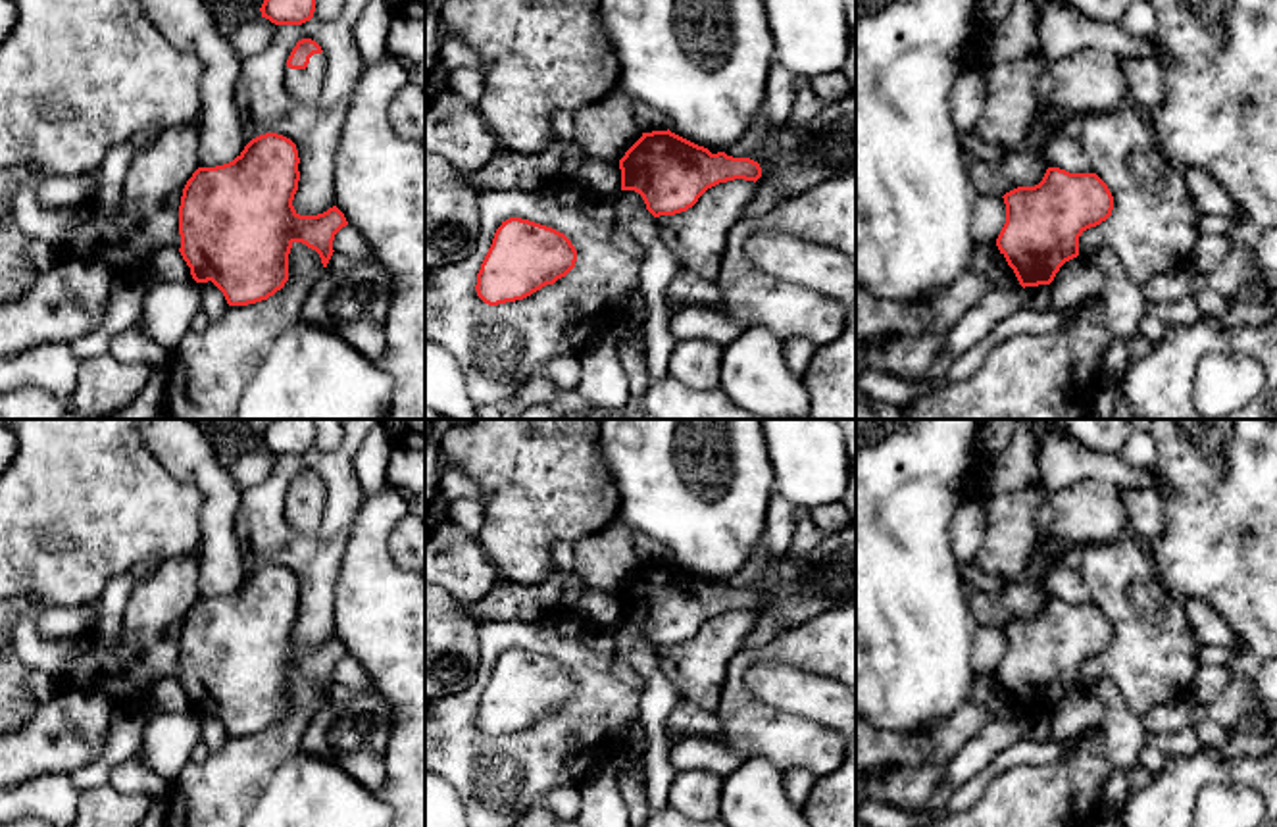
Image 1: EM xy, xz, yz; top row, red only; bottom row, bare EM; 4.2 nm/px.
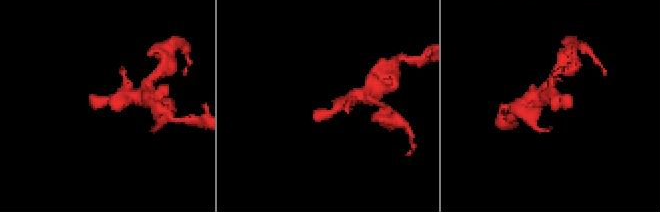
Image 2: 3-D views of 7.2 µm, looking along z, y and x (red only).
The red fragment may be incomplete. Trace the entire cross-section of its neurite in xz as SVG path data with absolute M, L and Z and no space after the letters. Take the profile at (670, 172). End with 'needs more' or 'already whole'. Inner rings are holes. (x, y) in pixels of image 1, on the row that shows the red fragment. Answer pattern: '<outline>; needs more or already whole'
M669 129L642 133L619 160L619 169L621 190L638 192L654 217L687 212L719 183L762 177L758 162L712 154Z; already whole

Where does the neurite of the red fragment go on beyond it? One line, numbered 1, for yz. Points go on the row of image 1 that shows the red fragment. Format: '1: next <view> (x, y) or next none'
1: next none

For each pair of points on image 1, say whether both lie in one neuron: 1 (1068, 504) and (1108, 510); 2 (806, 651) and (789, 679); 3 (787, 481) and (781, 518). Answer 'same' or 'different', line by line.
1: same
2: different
3: different

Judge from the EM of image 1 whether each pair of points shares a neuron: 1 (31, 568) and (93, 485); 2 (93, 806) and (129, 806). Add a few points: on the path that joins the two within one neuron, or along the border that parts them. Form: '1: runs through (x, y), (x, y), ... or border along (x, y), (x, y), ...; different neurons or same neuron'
1: runs through (31, 545), (31, 539), (70, 501); same neuron
2: runs through (102, 806), (120, 806); same neuron

